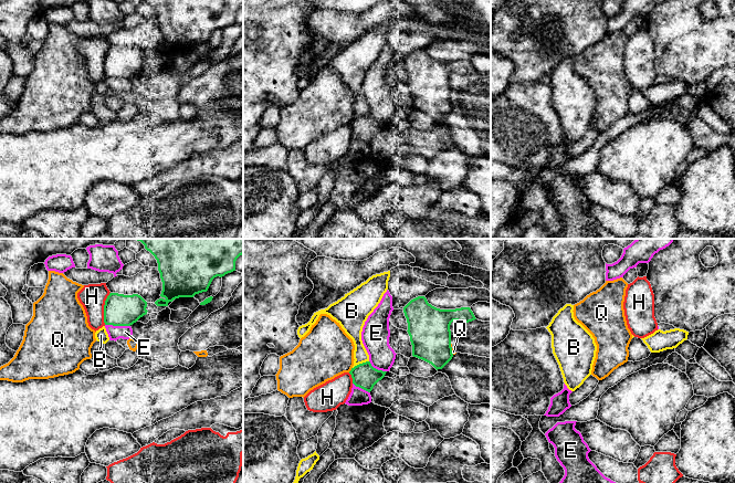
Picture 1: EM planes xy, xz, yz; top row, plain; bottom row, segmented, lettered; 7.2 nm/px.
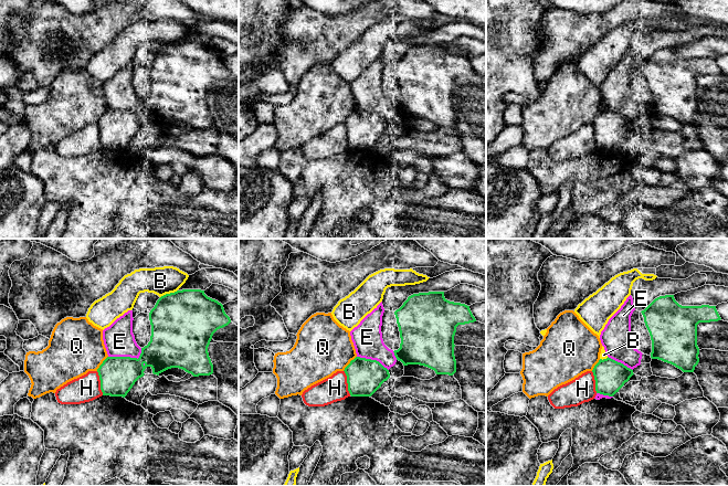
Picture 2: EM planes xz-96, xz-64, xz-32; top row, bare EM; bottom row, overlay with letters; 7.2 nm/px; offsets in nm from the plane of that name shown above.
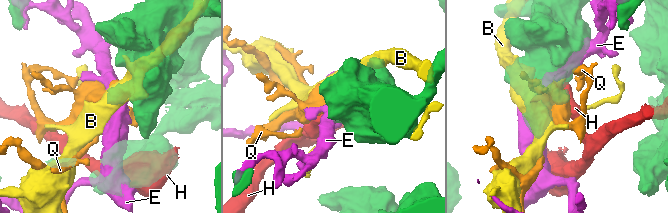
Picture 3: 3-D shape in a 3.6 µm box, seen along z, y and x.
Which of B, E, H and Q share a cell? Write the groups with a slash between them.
B / E / H / Q

